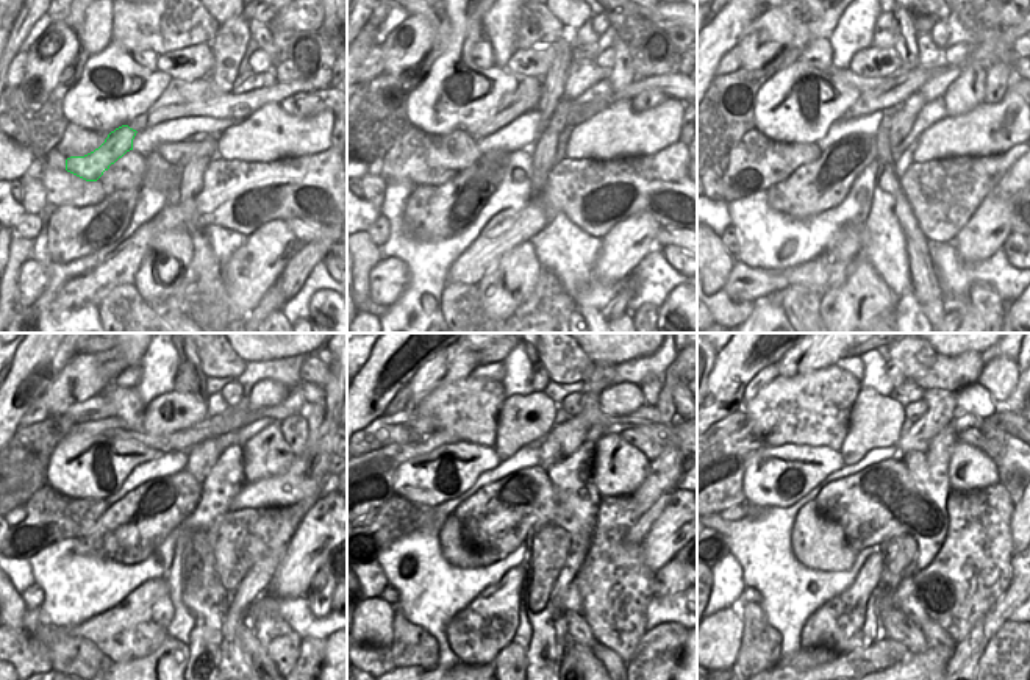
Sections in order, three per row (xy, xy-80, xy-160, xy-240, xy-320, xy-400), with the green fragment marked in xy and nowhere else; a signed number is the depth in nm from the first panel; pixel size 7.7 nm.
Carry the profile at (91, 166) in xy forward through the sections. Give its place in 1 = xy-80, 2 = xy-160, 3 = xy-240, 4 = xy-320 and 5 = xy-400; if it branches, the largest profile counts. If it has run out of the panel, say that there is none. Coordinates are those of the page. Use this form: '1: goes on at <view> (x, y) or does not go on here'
1: goes on at xy-80 (527, 94)
2: goes on at xy-160 (893, 93)
3: goes on at xy-240 (235, 419)
4: goes on at xy-320 (646, 415)
5: goes on at xy-400 (1015, 424)

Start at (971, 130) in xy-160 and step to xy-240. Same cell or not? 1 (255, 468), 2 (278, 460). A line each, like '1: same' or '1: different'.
1: different
2: different

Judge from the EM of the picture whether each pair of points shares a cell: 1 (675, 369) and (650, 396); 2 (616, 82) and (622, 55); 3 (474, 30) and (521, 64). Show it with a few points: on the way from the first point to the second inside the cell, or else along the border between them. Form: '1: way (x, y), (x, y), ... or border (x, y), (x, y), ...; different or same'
1: border (663, 382), (655, 405); different
2: way (621, 75), (622, 61); same
3: border (502, 68), (516, 77); different

